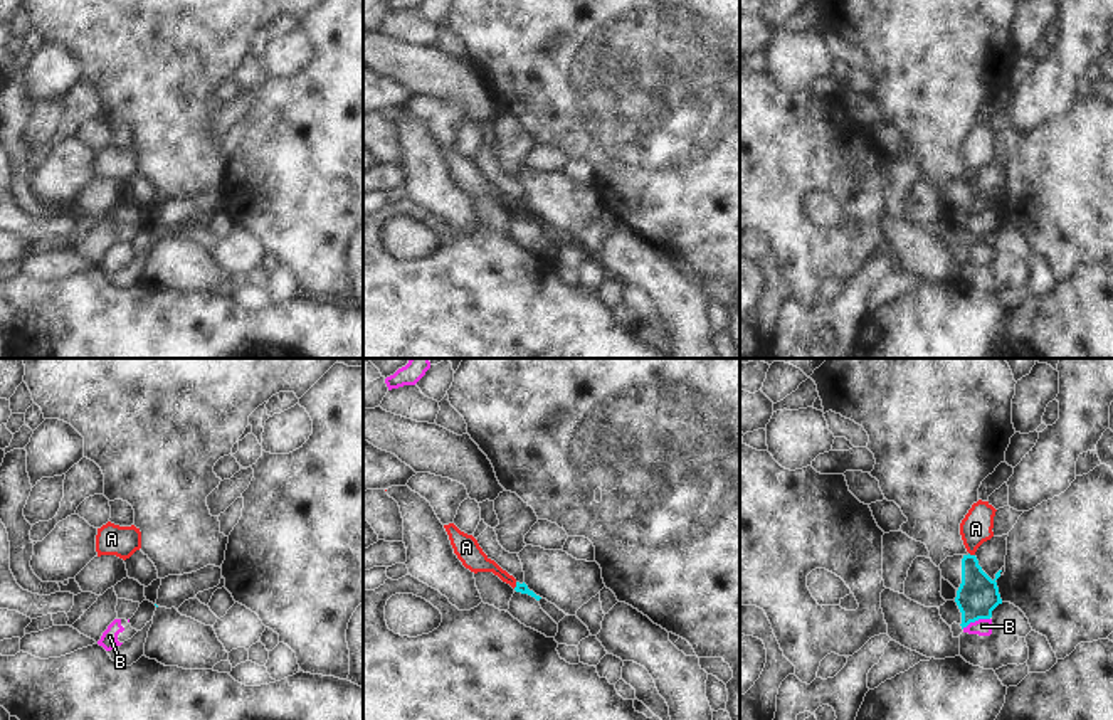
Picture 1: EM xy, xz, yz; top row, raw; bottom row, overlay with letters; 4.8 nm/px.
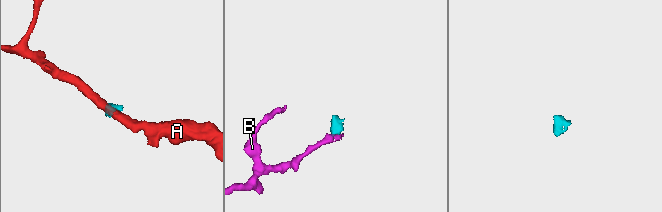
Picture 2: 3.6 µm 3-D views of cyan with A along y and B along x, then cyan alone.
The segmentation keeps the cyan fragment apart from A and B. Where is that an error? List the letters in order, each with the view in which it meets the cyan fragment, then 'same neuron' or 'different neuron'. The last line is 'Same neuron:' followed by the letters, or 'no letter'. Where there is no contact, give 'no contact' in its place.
A: xz | different neuron
B: yz | same neuron
Same neuron: B

